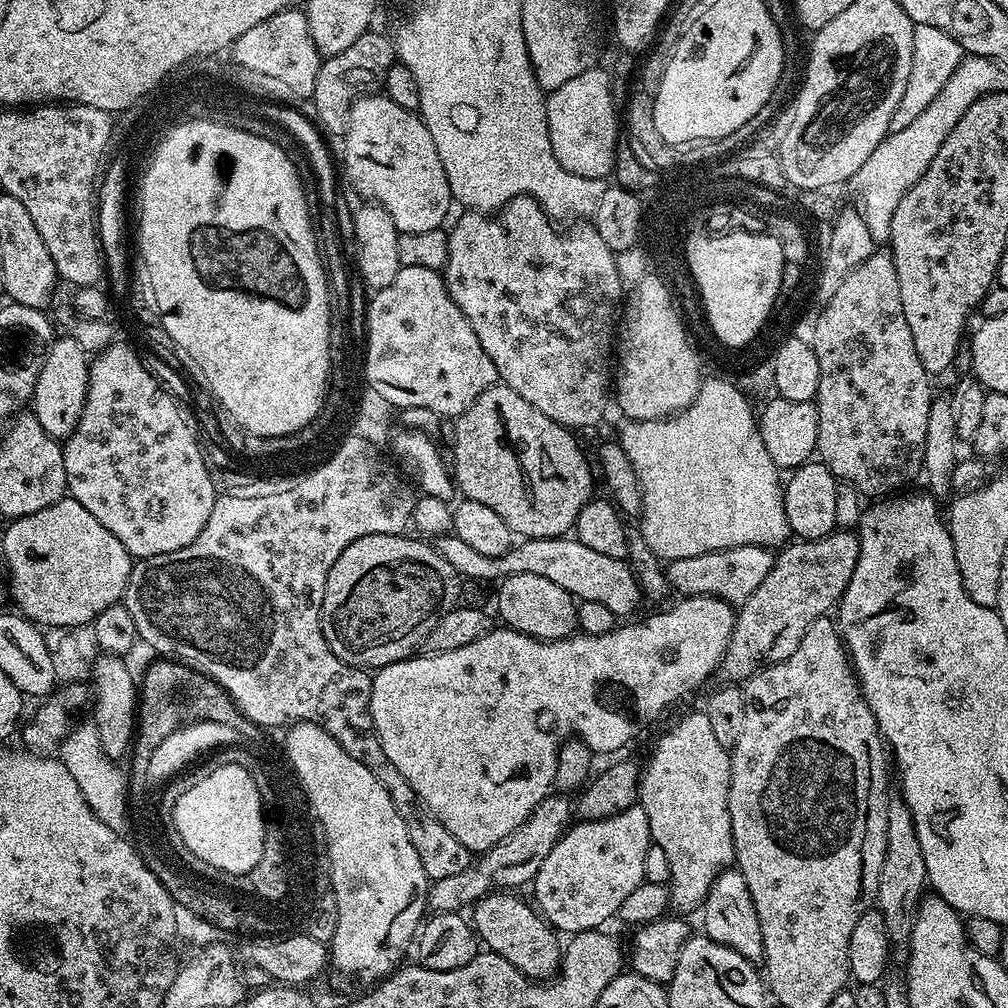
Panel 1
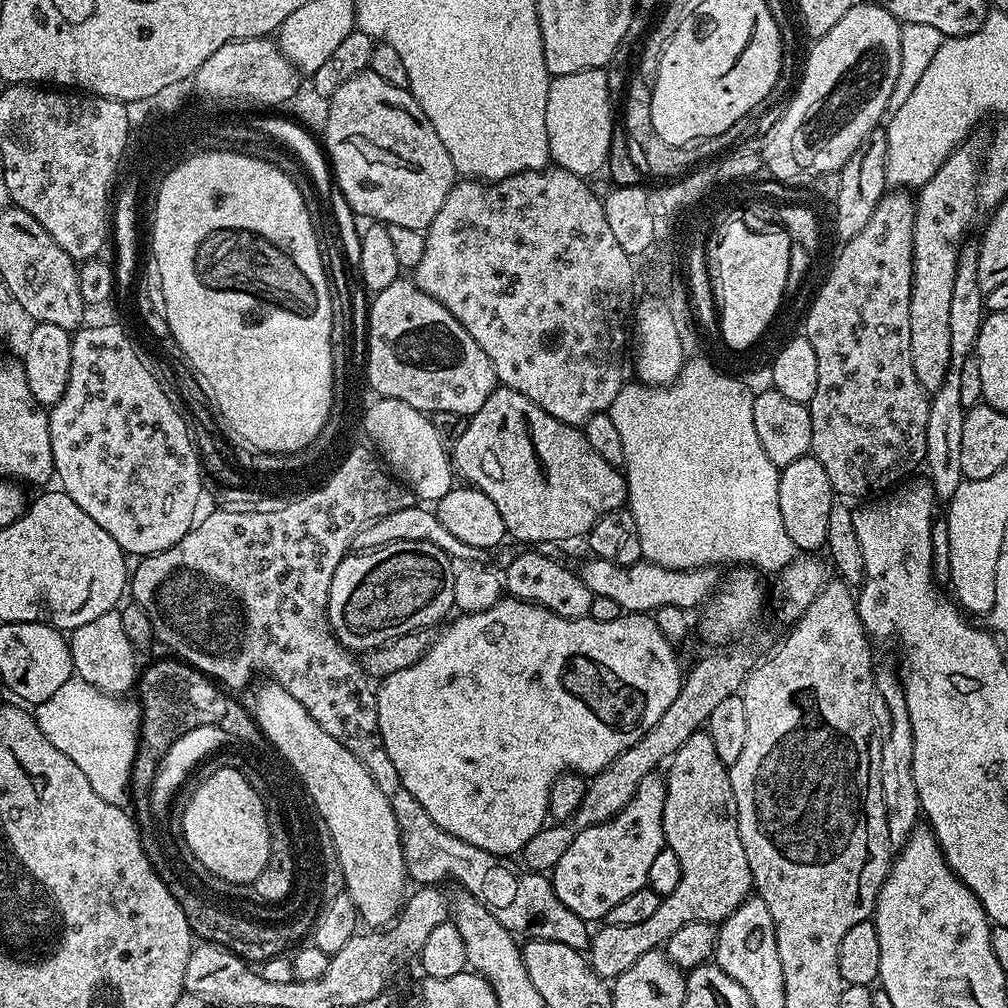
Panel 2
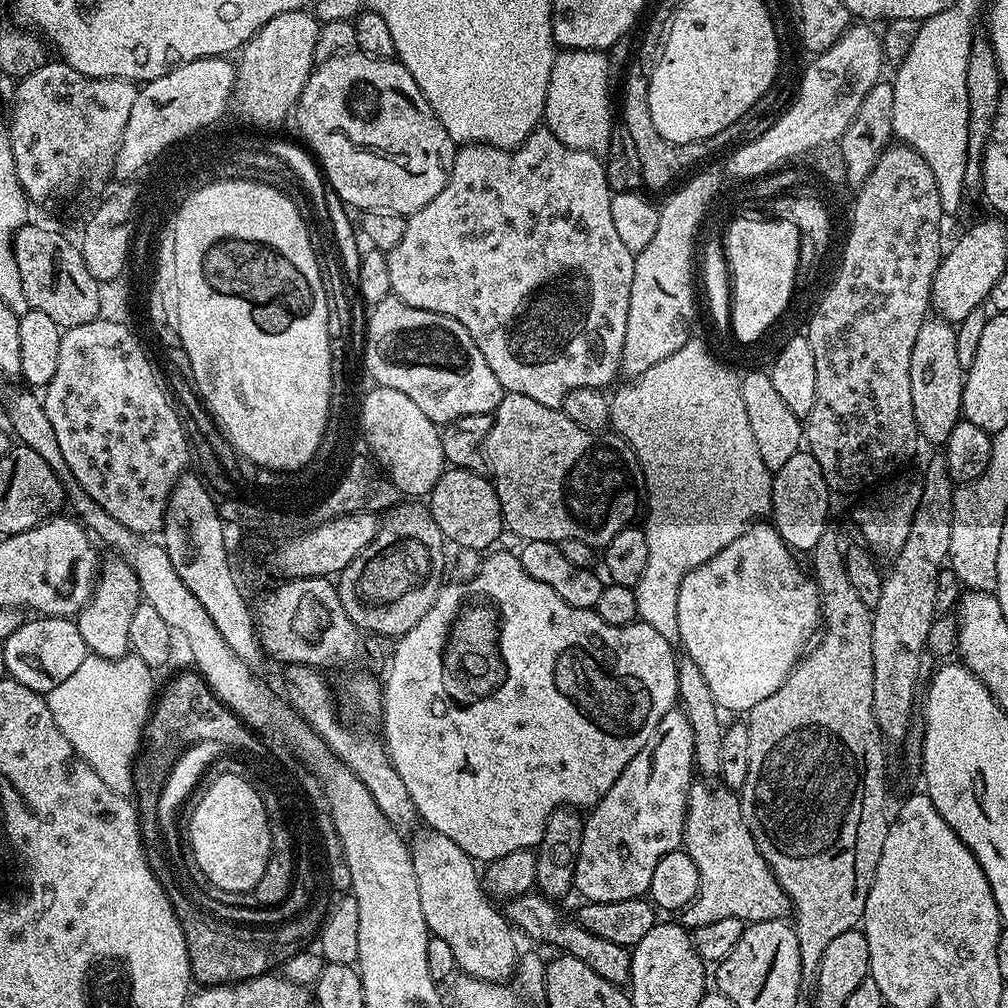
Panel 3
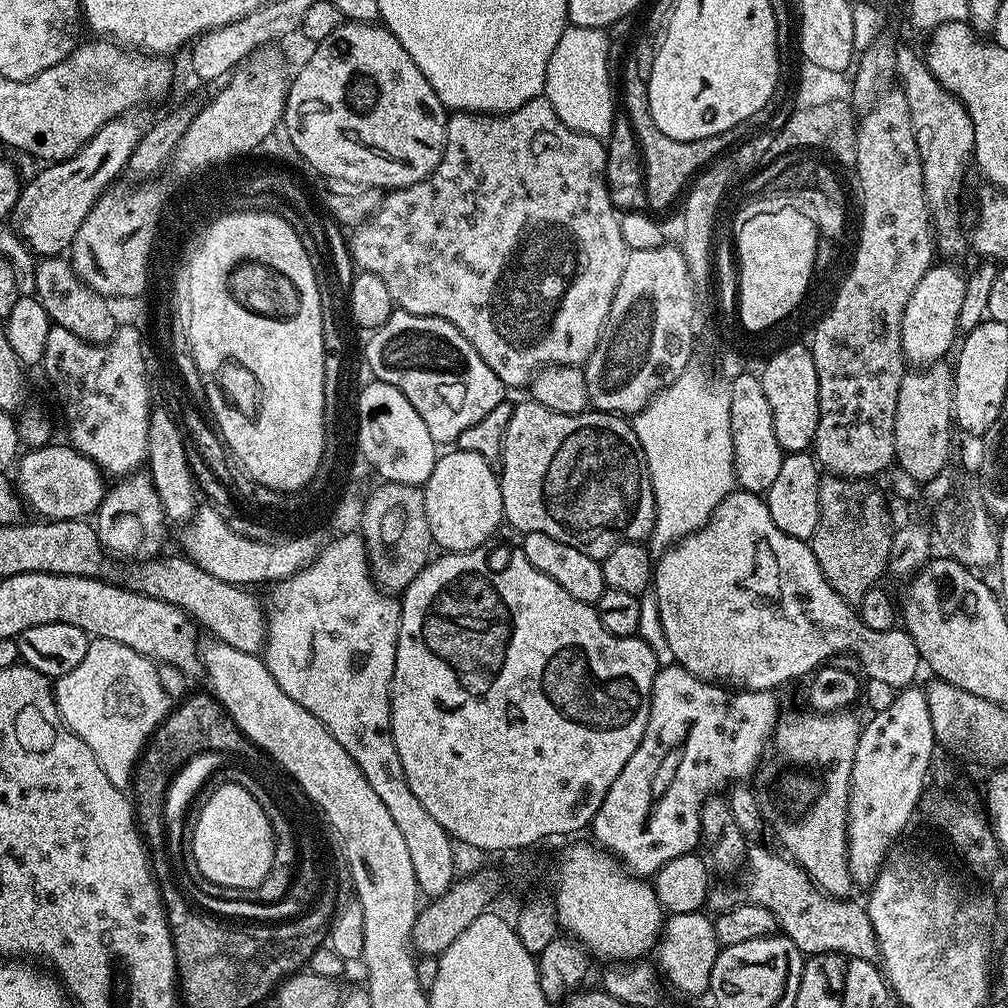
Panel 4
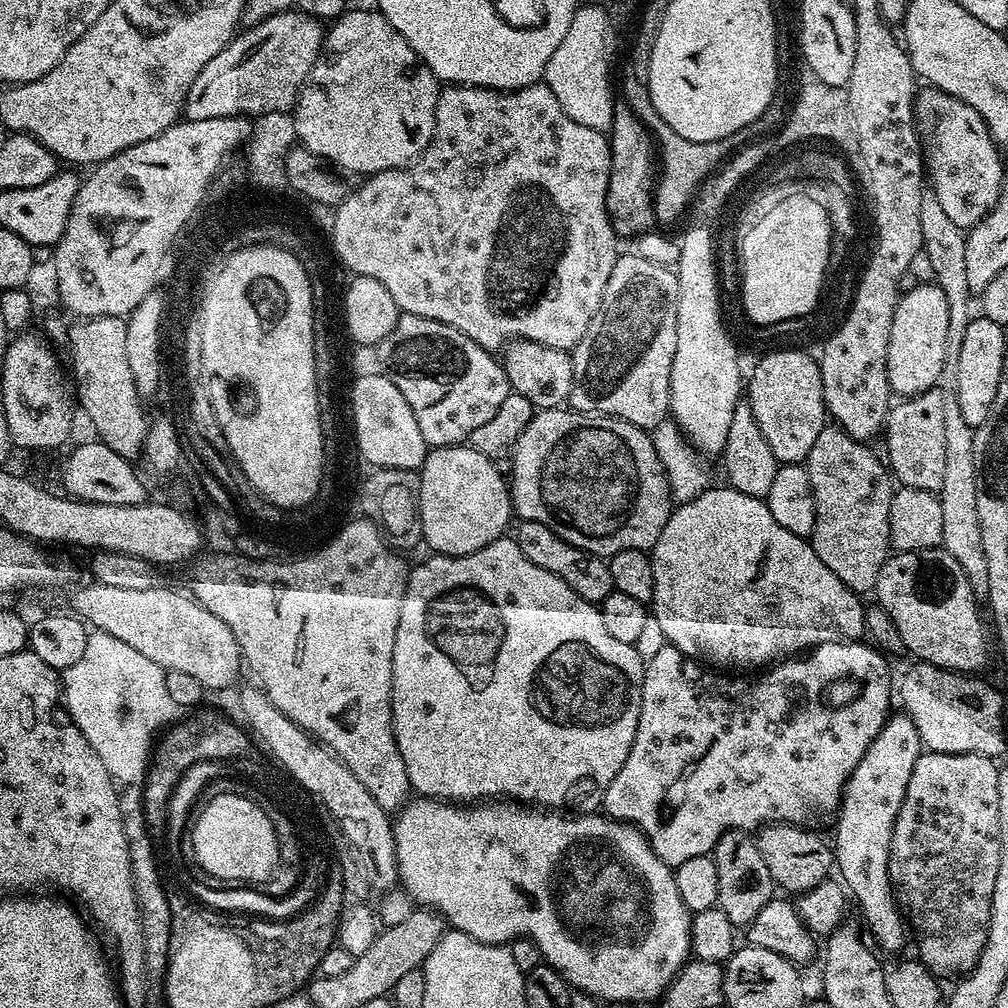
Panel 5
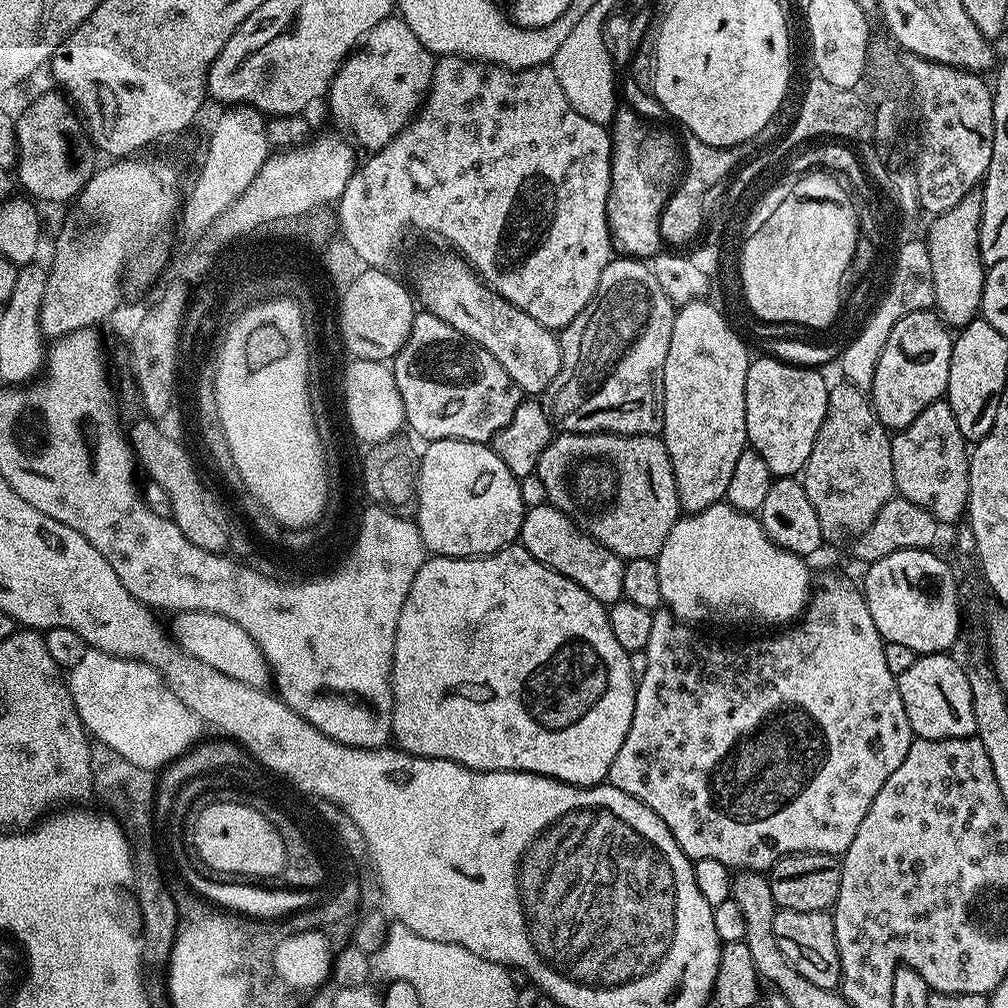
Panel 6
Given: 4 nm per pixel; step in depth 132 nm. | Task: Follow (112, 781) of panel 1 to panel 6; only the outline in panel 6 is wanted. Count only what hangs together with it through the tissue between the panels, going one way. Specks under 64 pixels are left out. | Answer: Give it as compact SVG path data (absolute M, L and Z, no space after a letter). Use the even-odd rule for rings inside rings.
M86 650L80 661L71 665L70 671L66 676L68 693L72 695L89 737L114 750L114 754L122 754L122 758L126 758L126 762L134 762L134 766L163 769L165 764L180 756L181 747L175 742L186 742L185 747L189 749L200 743L205 735L204 721L198 718L198 714L194 714L194 710L190 710L190 706L186 706L186 702L178 702L174 690L164 681L160 672L142 660L127 660L106 652Z

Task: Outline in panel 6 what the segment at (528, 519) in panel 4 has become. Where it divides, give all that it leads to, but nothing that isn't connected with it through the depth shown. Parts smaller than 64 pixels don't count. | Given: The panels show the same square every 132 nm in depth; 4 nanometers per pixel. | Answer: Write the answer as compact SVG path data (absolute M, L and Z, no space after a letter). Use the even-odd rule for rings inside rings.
M560 432L553 435L551 442L542 450L540 461L534 473L535 479L540 479L540 484L544 487L547 503L560 508L580 529L593 536L606 550L618 554L620 559L627 562L634 558L655 558L662 550L662 542L666 542L666 534L675 526L677 520L682 515L678 490L674 482L674 470L670 462L670 454L666 450L663 439L659 435L655 436L619 436L613 432Z

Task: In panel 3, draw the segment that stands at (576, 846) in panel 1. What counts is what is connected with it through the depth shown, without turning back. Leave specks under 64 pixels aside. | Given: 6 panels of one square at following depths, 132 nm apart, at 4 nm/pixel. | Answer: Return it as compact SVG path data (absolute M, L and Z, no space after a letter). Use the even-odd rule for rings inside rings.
M682 710L668 712L658 722L654 734L634 754L634 758L618 774L614 786L606 790L596 807L584 820L581 848L578 850L574 888L588 902L622 902L643 897L650 886L650 874L666 854L677 851L684 842L684 819L688 809L688 790L694 783L695 746L687 714Z

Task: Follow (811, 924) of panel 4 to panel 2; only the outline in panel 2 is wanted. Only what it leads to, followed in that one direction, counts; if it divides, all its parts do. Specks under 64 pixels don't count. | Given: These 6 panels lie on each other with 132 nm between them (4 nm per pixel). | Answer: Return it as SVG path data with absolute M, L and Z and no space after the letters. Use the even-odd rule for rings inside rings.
M701 730L686 738L686 742L671 756L668 766L664 781L666 802L662 810L662 830L666 847L674 850L678 863L682 865L682 878L678 878L677 888L670 890L670 894L661 899L658 910L654 910L650 918L630 926L605 923L600 926L604 928L597 932L595 929L591 933L586 949L588 963L606 982L615 981L616 977L630 970L630 966L634 966L642 954L655 952L667 945L668 940L674 938L675 932L682 930L682 926L690 926L690 922L719 925L720 921L734 914L742 901L754 892L750 862L746 862L746 850L742 850L742 838L738 834L738 810L734 802L734 790L730 786L729 765L718 758L718 750L714 750L714 742L708 737L707 731Z

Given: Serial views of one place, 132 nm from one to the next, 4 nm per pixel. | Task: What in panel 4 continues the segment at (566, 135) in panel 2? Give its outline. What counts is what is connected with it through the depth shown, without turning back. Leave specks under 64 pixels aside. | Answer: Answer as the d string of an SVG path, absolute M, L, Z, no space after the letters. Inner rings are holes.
M565 28L546 66L543 95L554 106L554 114L578 134L590 134L607 141L618 115L618 96L612 93L612 72L608 69L608 35L603 28Z

